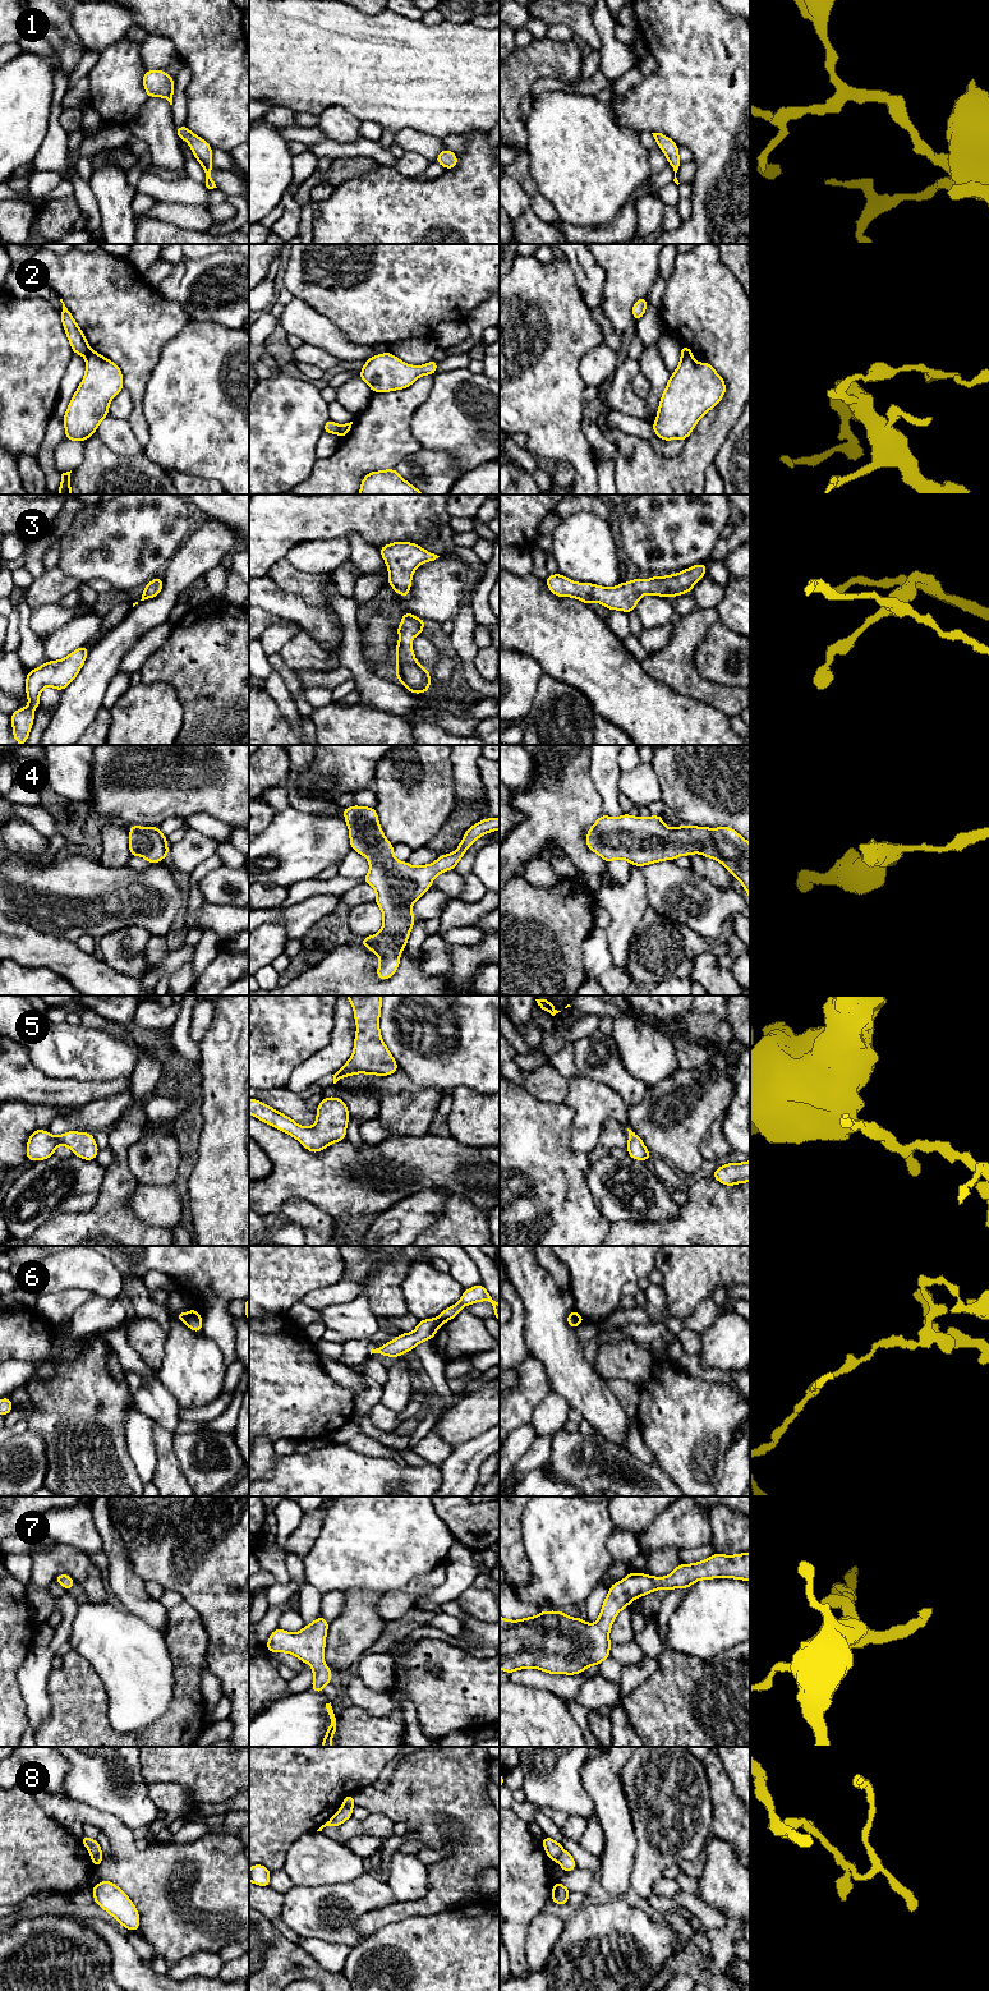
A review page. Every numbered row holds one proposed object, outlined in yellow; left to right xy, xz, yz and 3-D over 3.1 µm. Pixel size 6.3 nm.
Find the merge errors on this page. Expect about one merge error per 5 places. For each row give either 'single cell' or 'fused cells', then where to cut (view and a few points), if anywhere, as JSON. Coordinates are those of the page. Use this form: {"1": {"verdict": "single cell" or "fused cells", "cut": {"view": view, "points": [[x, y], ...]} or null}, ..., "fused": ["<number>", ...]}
{"1": {"verdict": "single cell", "cut": null}, "2": {"verdict": "fused cells", "cut": {"view": "xz", "points": [[340, 426], [337, 433]]}}, "3": {"verdict": "single cell", "cut": null}, "4": {"verdict": "single cell", "cut": null}, "5": {"verdict": "single cell", "cut": null}, "6": {"verdict": "fused cells", "cut": {"view": "xy", "points": [[189, 1313], [185, 1323]]}}, "7": {"verdict": "single cell", "cut": null}, "8": {"verdict": "fused cells", "cut": {"view": "xy", "points": [[91, 1853], [101, 1856]]}}, "fused": ["2", "6", "8"]}

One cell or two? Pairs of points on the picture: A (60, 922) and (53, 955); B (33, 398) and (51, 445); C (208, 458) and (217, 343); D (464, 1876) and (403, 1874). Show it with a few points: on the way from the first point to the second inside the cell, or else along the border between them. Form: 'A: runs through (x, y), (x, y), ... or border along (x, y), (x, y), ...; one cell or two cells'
A: border along (28, 925), (76, 943); two cells
B: border along (53, 414), (37, 458); two cells
C: runs through (208, 430), (208, 417), (216, 409), (217, 371); one cell
D: border along (428, 1866), (428, 1891), (413, 1902); two cells

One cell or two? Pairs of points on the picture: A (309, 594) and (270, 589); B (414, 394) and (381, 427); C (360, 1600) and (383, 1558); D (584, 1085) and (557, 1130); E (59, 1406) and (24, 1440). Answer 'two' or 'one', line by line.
A: two
B: one
C: two
D: two
E: two

